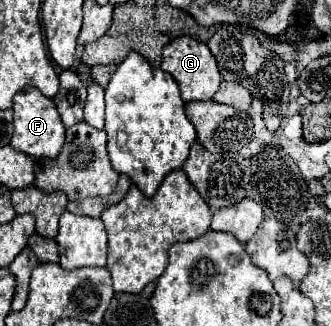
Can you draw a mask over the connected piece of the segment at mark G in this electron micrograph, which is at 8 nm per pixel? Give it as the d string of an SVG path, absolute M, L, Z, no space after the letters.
M179 36L163 48L161 68L177 80L177 84L181 88L181 98L185 102L211 100L213 94L219 90L219 84L221 84L221 74L219 74L215 56L209 52L209 48L203 42L197 42L189 36Z

